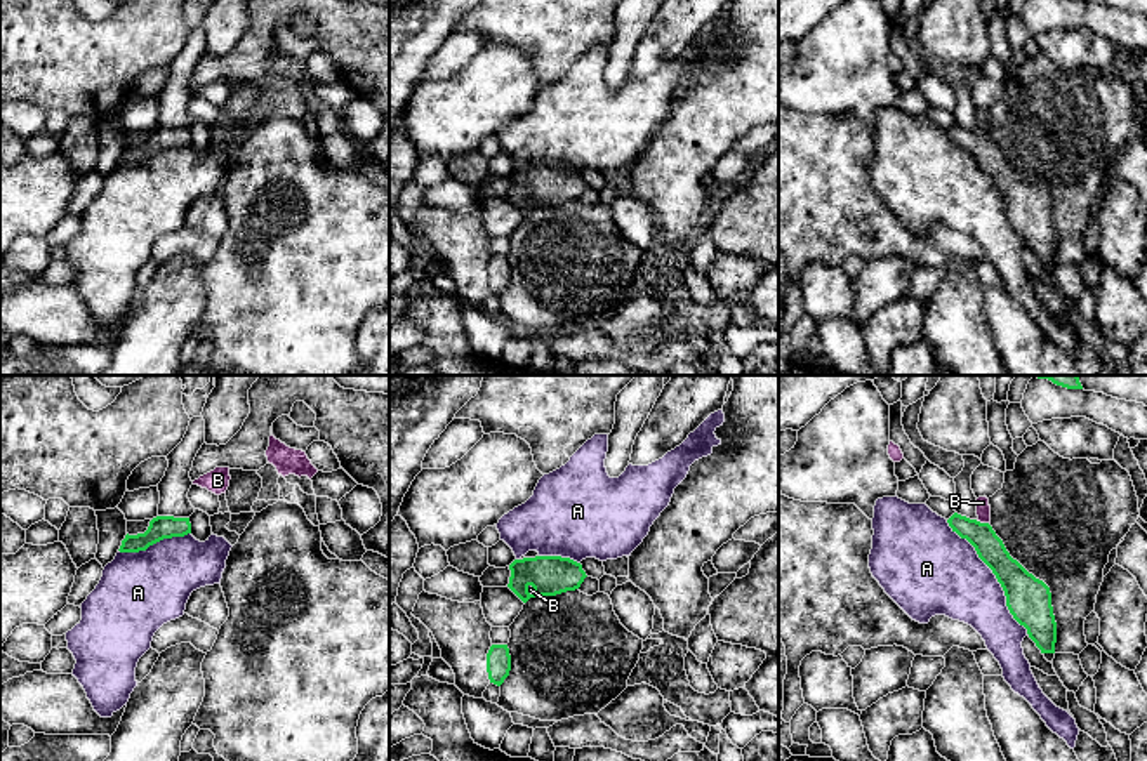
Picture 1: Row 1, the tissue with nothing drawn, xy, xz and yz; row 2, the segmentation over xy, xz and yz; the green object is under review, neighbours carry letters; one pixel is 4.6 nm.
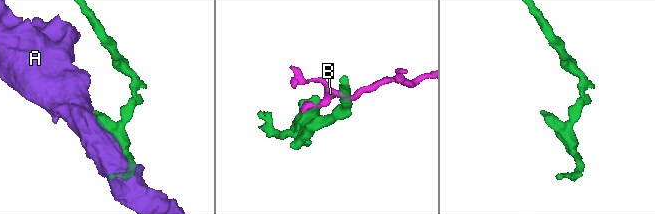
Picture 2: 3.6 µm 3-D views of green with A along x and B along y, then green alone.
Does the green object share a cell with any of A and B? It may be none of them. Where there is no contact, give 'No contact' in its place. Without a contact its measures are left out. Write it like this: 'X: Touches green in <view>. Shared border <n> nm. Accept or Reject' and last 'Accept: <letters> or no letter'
A: Touches green in yz. Shared border 650 nm. Reject
B: Touches green in yz. Shared border 50 nm. Reject
Accept: no letter

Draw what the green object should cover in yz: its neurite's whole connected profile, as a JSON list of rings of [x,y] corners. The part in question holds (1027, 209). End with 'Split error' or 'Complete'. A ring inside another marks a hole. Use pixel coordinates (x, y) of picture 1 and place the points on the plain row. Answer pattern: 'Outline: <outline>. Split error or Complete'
Outline: [[[954,123],[947,130],[952,142],[966,149],[1001,195],[1013,229],[1027,240],[1041,264],[1055,264],[1057,233],[1050,198],[1010,167],[989,134]]]. Complete

